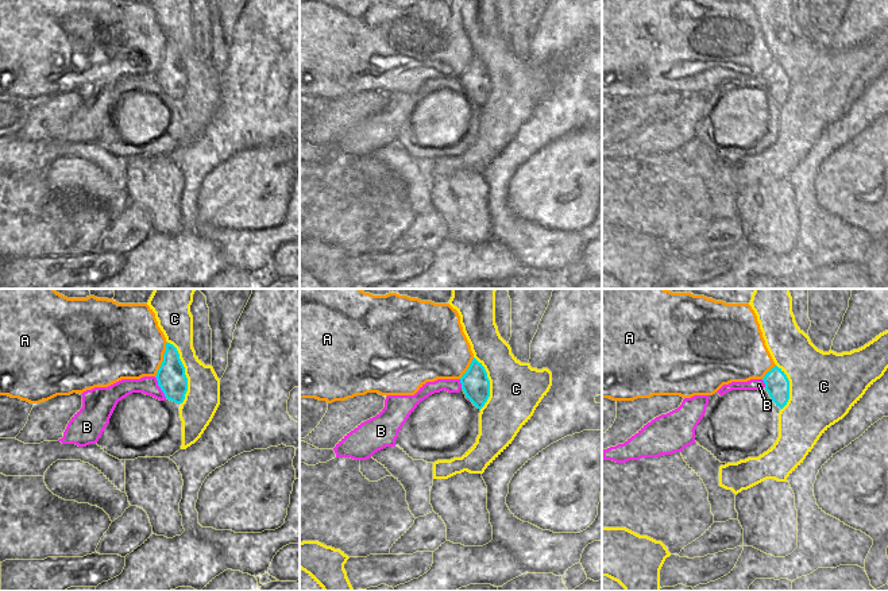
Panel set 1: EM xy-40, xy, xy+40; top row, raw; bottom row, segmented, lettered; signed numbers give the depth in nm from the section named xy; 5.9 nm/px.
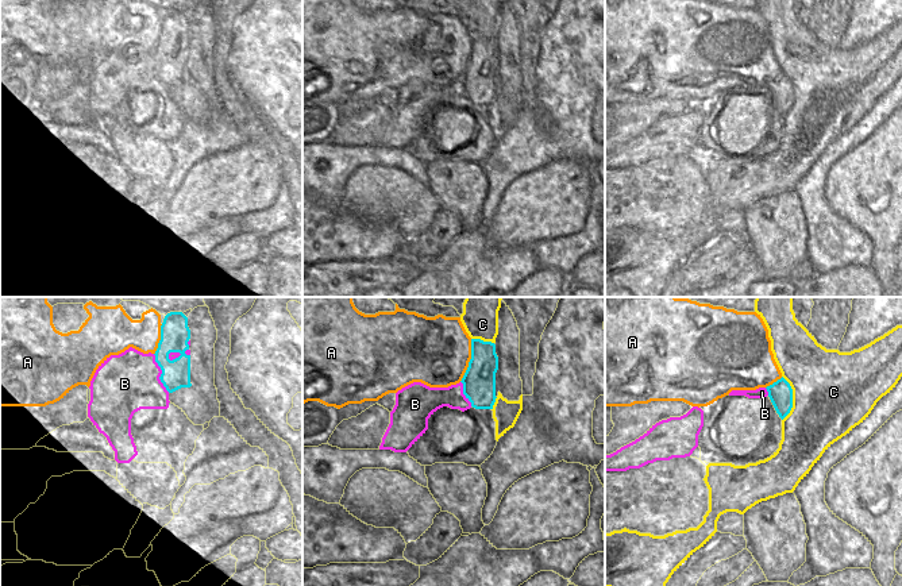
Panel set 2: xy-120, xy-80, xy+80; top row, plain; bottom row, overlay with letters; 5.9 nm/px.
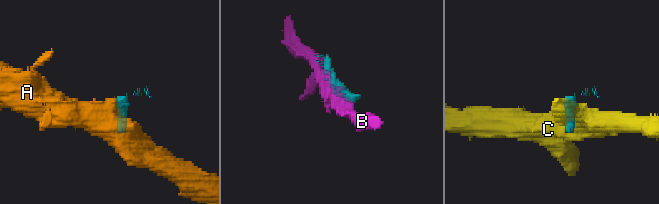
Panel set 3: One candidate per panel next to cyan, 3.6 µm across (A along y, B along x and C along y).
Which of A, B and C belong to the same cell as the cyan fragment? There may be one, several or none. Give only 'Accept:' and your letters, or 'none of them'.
Accept: none of them

